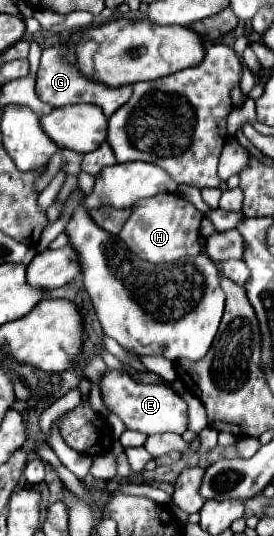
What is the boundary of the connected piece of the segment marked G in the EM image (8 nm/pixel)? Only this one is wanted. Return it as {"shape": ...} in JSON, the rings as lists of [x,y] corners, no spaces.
{"shape":[[[51,45],[43,49],[41,55],[41,71],[37,71],[37,95],[41,101],[53,105],[53,107],[65,107],[65,105],[75,105],[75,103],[93,103],[103,109],[107,117],[111,117],[121,105],[129,101],[133,95],[133,85],[125,87],[109,87],[101,81],[95,81],[91,77],[85,77],[77,67],[75,67],[75,53],[69,49],[69,45]]]}

